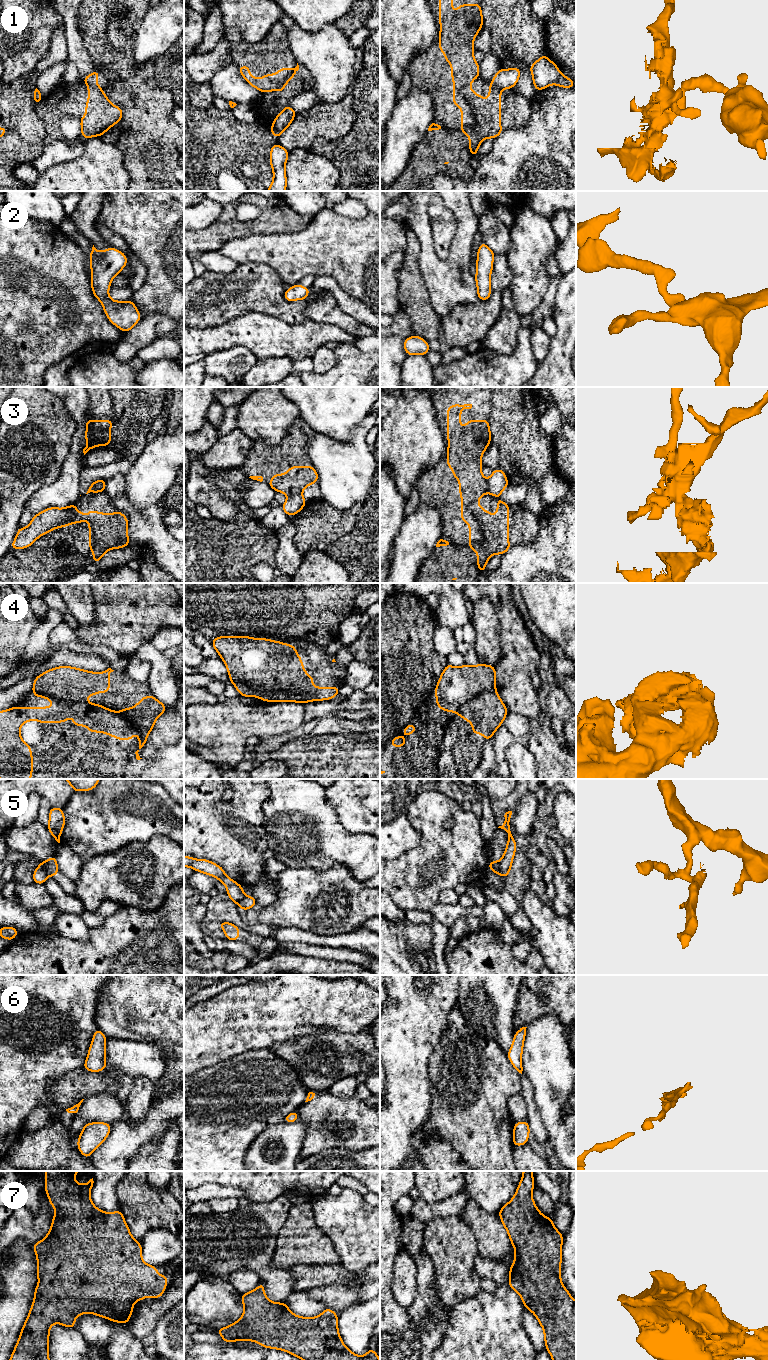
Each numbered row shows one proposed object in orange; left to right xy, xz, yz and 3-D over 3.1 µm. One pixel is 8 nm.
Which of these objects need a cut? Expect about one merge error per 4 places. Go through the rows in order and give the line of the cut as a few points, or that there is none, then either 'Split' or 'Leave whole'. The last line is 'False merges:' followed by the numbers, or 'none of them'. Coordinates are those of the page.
1: Split along xy (88, 85), (99, 87). Split
2: No split. Leave whole
3: Split along xz (300, 492), (288, 495). Split
4: No split. Leave whole
5: Split along yz (498, 861), (501, 875). Split
6: No split. Leave whole
7: No split. Leave whole
False merges: 1, 3, 5

